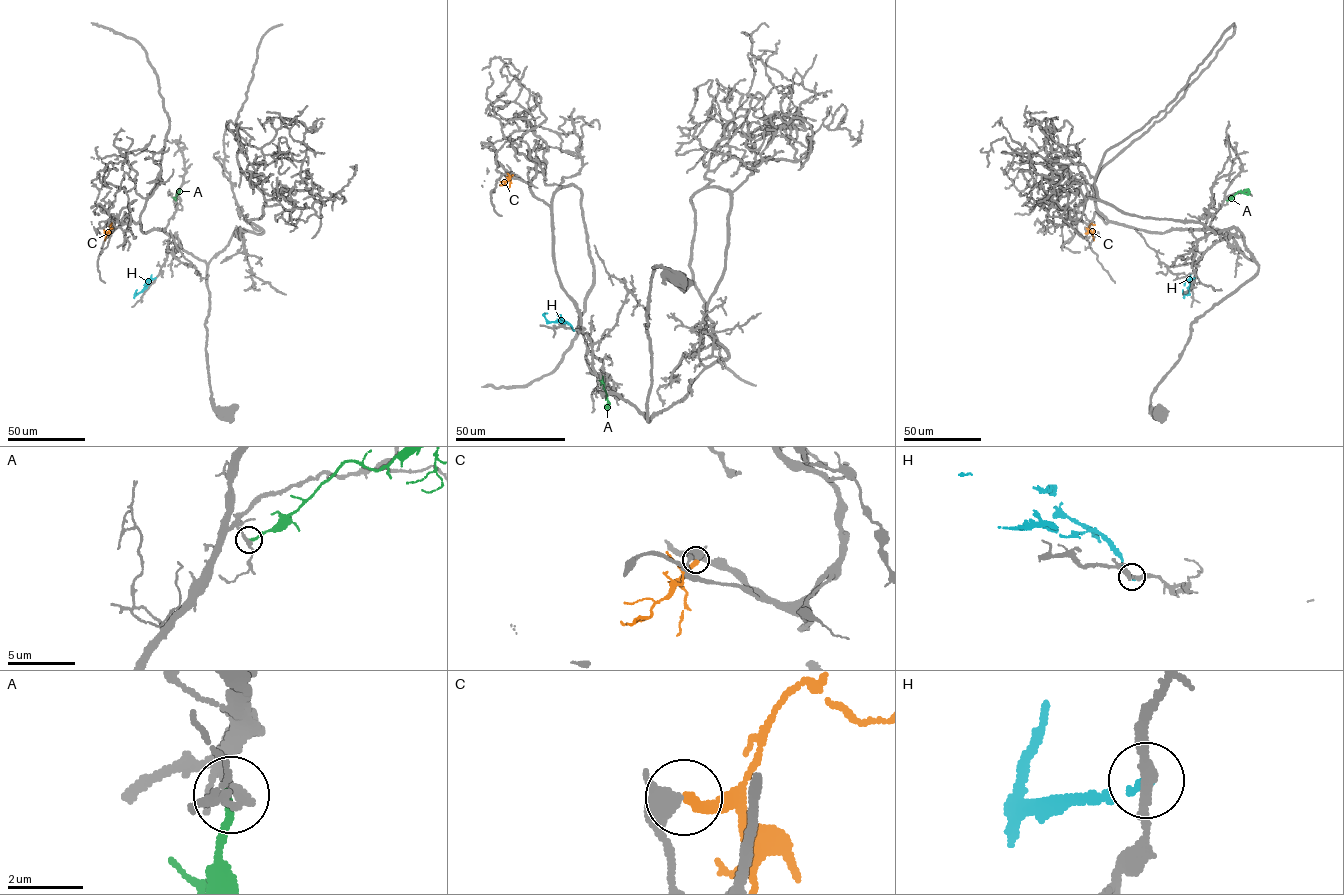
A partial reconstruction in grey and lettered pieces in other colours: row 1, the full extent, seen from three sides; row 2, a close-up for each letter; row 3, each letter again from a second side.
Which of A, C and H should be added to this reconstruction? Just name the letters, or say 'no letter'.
no letter

